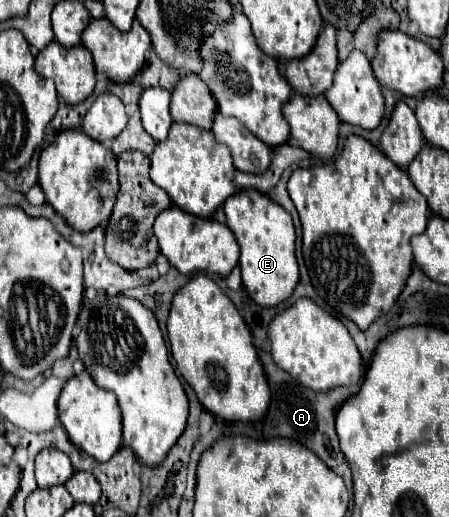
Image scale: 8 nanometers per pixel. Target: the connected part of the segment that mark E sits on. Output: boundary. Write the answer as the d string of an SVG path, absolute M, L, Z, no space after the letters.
M241 189L233 193L225 201L223 209L227 215L227 225L241 247L239 269L243 287L255 303L261 303L263 307L275 307L293 293L299 281L299 267L295 257L295 225L291 215L257 189Z

